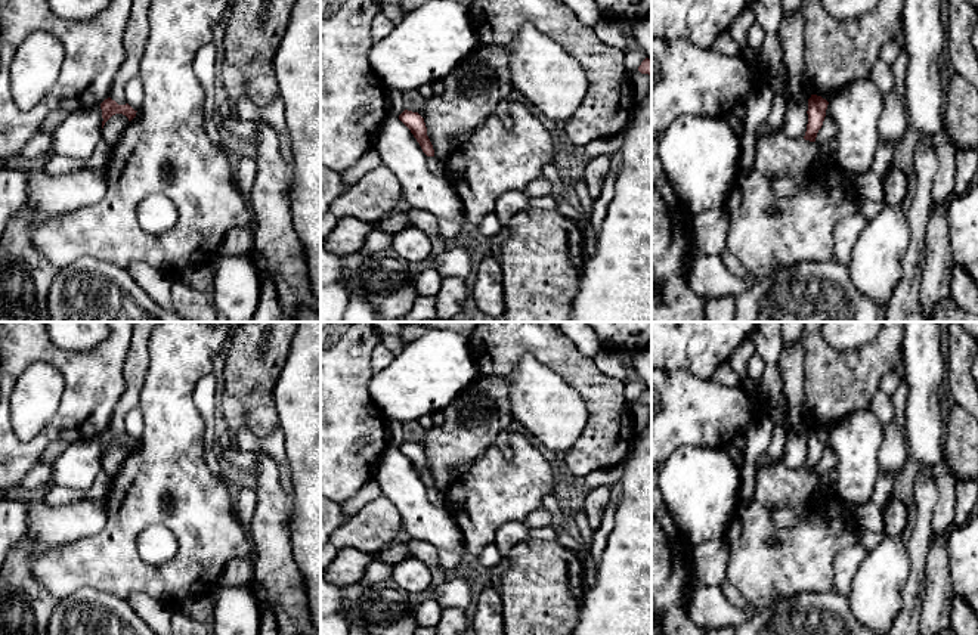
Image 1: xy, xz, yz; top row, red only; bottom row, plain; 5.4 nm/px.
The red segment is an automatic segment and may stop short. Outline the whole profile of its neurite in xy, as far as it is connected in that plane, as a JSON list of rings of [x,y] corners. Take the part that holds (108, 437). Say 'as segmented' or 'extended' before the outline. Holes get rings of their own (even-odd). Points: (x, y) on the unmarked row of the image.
as segmented; [[[111,428],[105,430],[100,434],[100,440],[102,440],[102,449],[103,449],[102,459],[103,459],[105,453],[115,444],[123,444],[129,449],[129,452],[131,452],[136,447],[136,443],[137,443],[129,434],[118,436]]]

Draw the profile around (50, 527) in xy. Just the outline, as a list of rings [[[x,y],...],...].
[[[40,495],[24,496],[28,502],[27,535],[37,543],[40,555],[93,536],[106,524],[105,499],[50,507]]]

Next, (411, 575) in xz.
[[[409,557],[393,566],[391,582],[400,591],[420,594],[431,589],[431,573],[423,561]]]

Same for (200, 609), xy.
[[[204,595],[201,597],[189,597],[180,605],[177,605],[186,616],[204,623],[210,625],[213,617],[213,604]]]

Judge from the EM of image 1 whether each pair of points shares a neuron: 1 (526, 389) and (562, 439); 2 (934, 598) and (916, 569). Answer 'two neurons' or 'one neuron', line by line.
1: one neuron
2: two neurons

